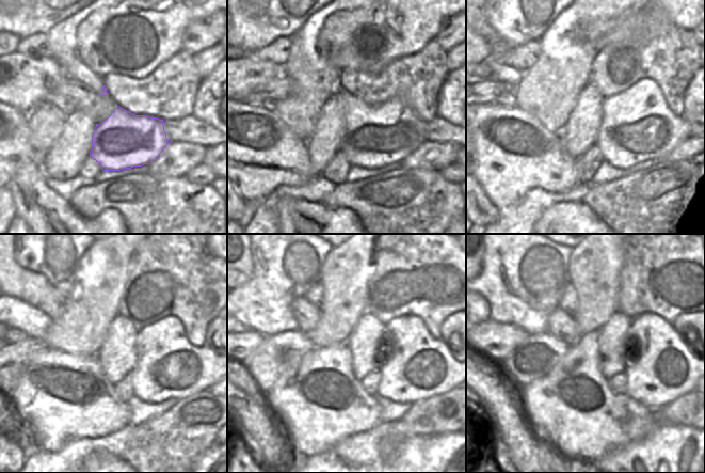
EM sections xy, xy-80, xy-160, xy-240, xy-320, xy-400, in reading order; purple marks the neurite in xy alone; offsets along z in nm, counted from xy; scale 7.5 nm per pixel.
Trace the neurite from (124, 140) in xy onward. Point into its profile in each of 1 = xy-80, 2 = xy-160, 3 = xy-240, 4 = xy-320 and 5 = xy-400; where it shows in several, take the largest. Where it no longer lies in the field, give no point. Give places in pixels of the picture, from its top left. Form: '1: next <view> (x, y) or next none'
1: next xy-80 (375, 136)
2: next xy-160 (637, 125)
3: next xy-240 (169, 366)
4: next xy-320 (414, 365)
5: next xy-400 (667, 367)

